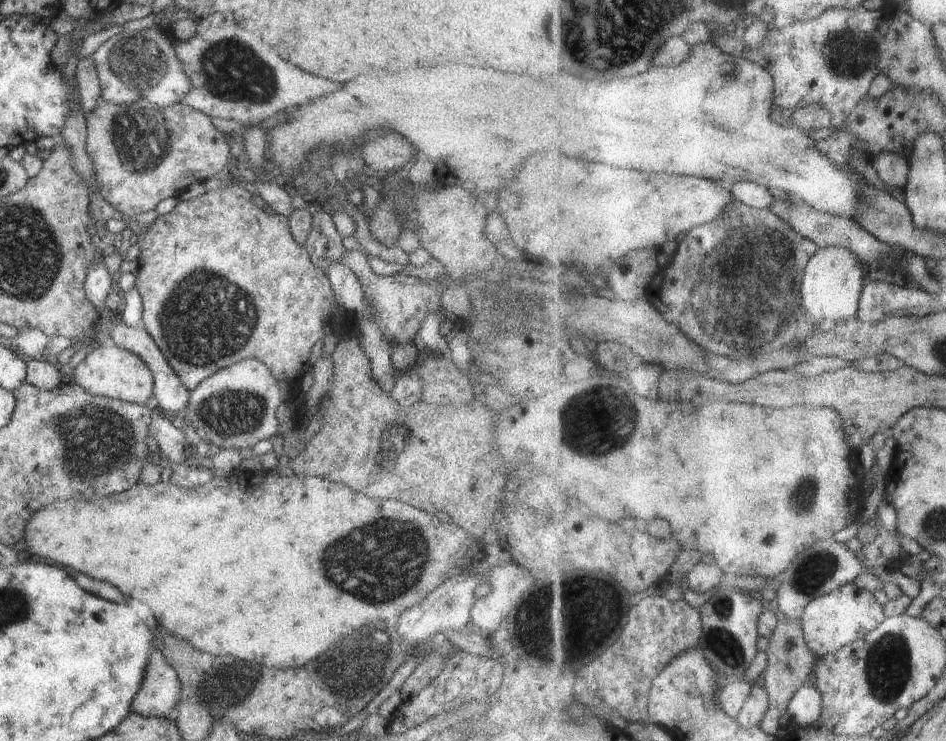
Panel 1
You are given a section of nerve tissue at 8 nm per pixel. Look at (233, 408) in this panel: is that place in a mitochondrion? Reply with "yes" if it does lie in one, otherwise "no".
yes

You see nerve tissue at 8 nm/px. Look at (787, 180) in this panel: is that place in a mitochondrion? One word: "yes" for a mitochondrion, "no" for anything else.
no

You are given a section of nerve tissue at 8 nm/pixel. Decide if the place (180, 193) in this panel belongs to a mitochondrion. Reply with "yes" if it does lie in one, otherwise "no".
no

